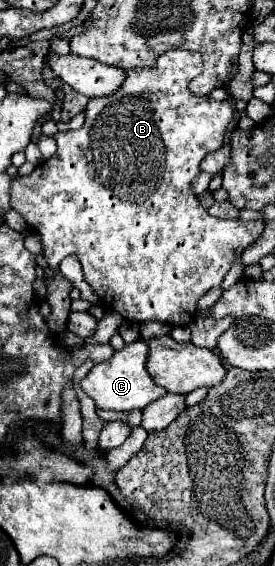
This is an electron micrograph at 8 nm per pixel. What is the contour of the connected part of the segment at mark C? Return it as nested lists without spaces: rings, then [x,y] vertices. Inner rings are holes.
[[[136,340],[132,344],[126,344],[120,352],[114,352],[114,356],[108,362],[94,366],[80,386],[96,402],[96,408],[116,412],[144,410],[148,404],[156,402],[156,398],[162,398],[166,394],[166,390],[160,388],[148,374],[146,362],[148,362],[148,344],[144,340]]]

